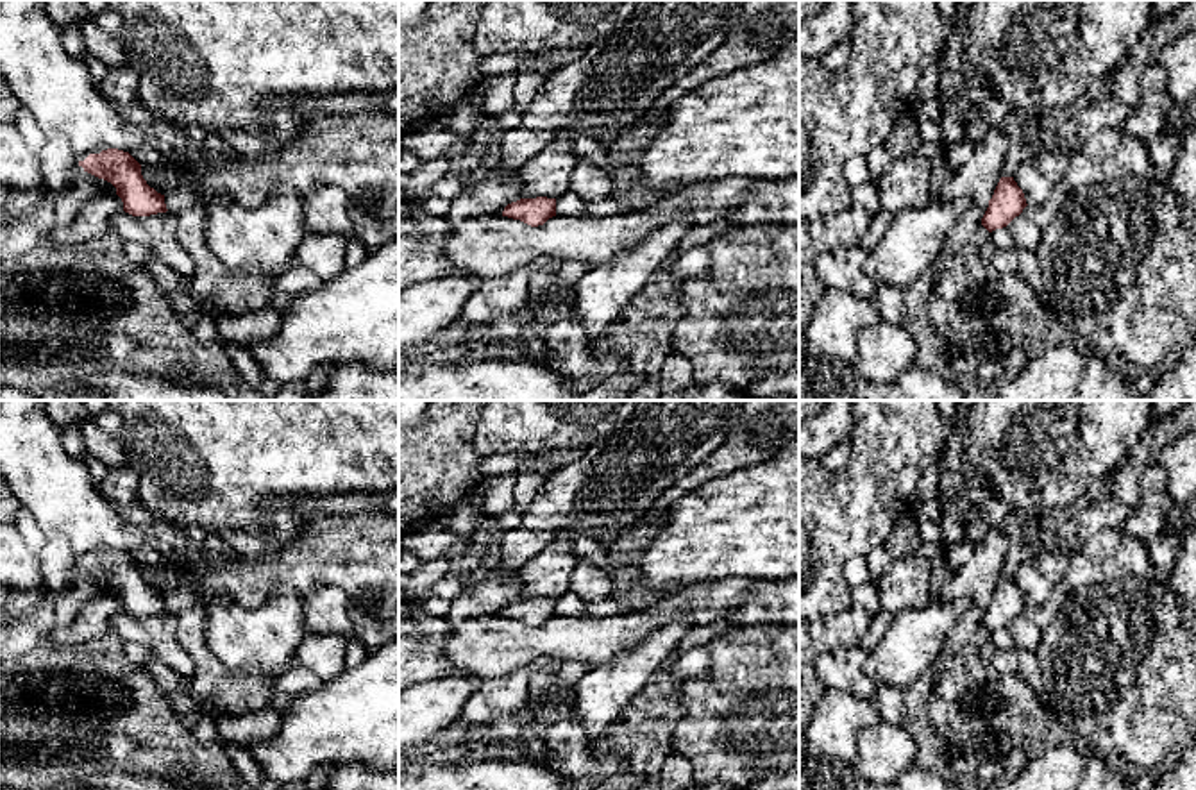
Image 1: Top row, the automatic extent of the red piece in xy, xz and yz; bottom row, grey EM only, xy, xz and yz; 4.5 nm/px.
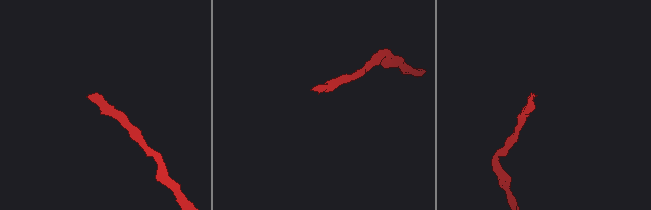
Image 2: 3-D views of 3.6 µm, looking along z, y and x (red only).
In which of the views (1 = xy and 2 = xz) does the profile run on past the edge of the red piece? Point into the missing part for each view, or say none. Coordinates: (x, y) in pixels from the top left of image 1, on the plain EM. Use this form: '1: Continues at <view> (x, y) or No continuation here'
1: Continues at xy (81, 556)
2: No continuation here

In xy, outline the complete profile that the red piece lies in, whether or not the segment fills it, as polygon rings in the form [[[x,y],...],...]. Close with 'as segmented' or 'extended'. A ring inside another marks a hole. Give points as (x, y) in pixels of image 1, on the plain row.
[[[118,549],[77,552],[79,570],[111,583],[132,617],[166,613],[164,595],[147,584],[141,565]]] | extended

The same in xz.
[[[520,599],[508,604],[502,617],[520,620],[531,627],[543,626],[549,618],[556,617],[556,599]]] | as segmented

